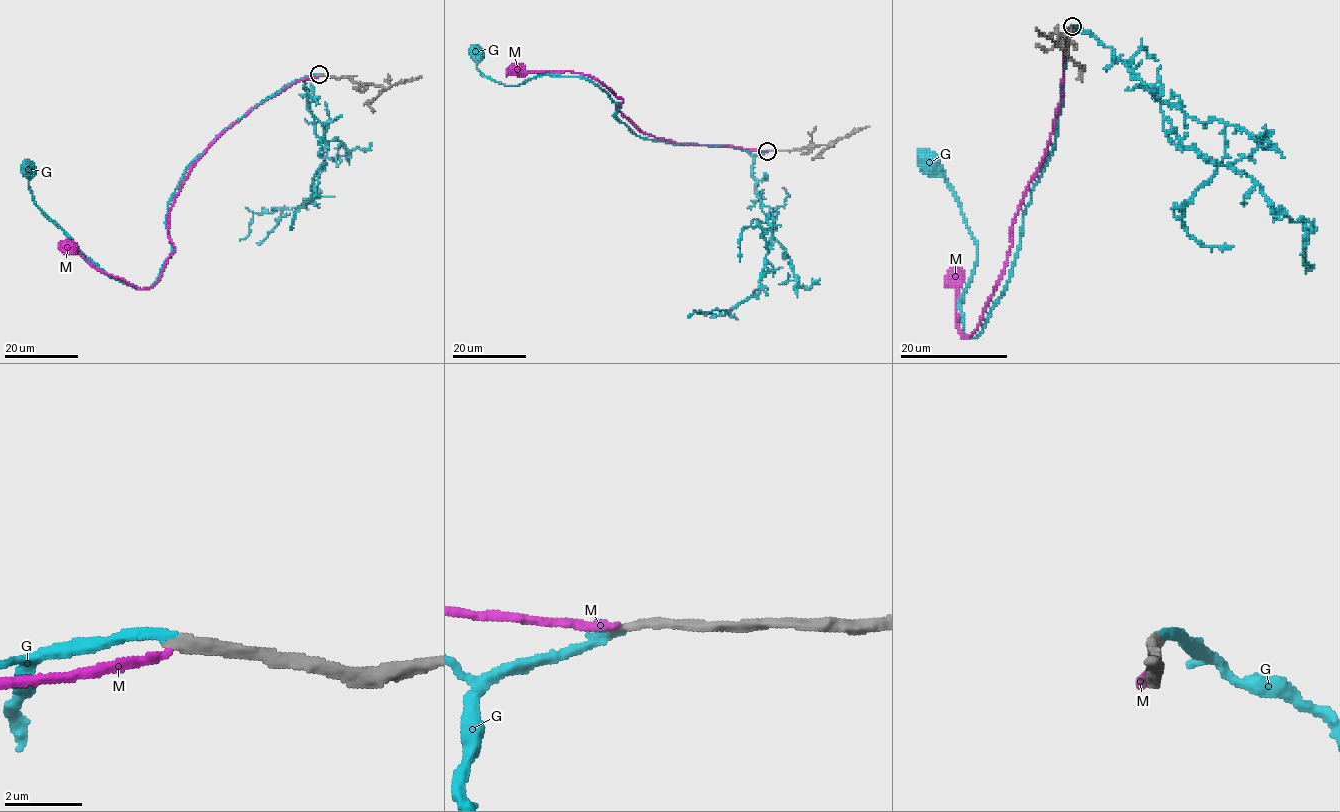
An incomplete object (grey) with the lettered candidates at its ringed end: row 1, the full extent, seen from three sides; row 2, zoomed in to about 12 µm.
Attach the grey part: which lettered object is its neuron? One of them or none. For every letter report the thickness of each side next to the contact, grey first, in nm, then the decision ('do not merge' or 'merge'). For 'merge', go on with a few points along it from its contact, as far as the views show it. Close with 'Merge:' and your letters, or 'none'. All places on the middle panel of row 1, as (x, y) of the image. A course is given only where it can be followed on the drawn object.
G: calibres 280 and 260 nm; merge; course (768, 151), (637, 136), (614, 115), (619, 105), (585, 78), (537, 75), (506, 86), (477, 68), (476, 51)
M: calibres 280 and 180 nm; do not merge
Merge: G

